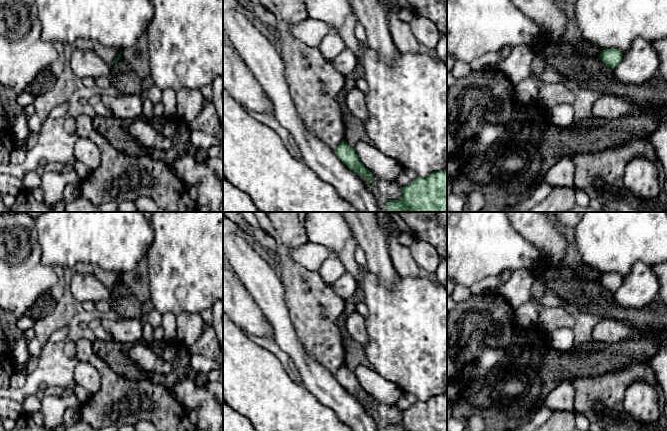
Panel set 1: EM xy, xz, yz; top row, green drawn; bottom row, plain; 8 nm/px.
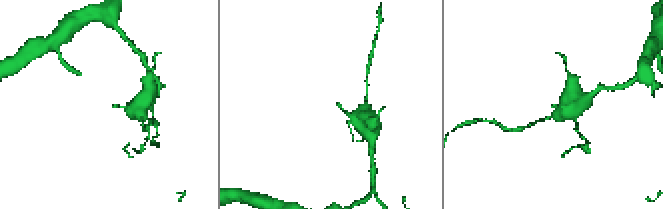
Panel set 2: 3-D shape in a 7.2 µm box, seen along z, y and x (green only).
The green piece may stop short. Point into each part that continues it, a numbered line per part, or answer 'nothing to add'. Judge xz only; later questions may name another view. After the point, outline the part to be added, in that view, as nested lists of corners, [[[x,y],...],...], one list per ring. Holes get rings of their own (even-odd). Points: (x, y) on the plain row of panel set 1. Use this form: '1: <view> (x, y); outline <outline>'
nothing to add

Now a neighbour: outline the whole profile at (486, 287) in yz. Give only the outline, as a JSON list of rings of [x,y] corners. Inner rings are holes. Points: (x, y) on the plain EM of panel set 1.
[[[499,276],[486,277],[478,282],[475,282],[468,288],[470,289],[475,299],[485,298],[486,296],[491,296],[495,293],[499,281]]]

